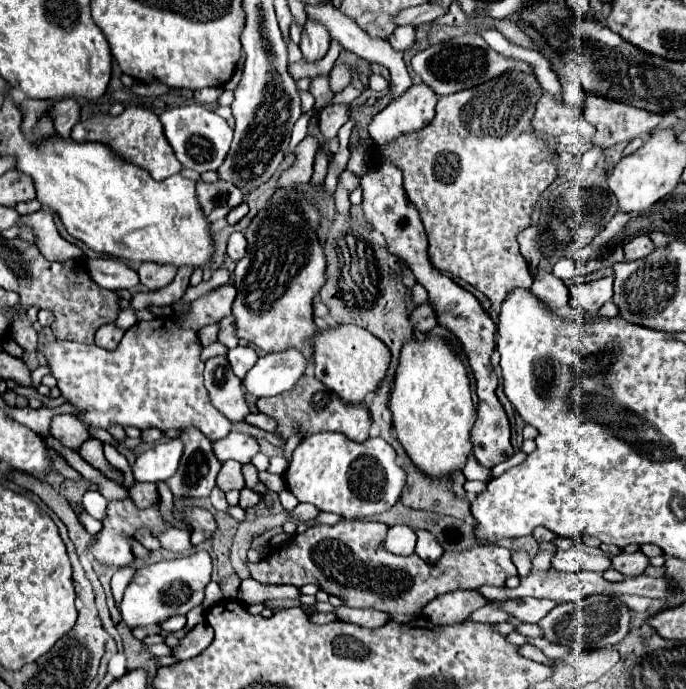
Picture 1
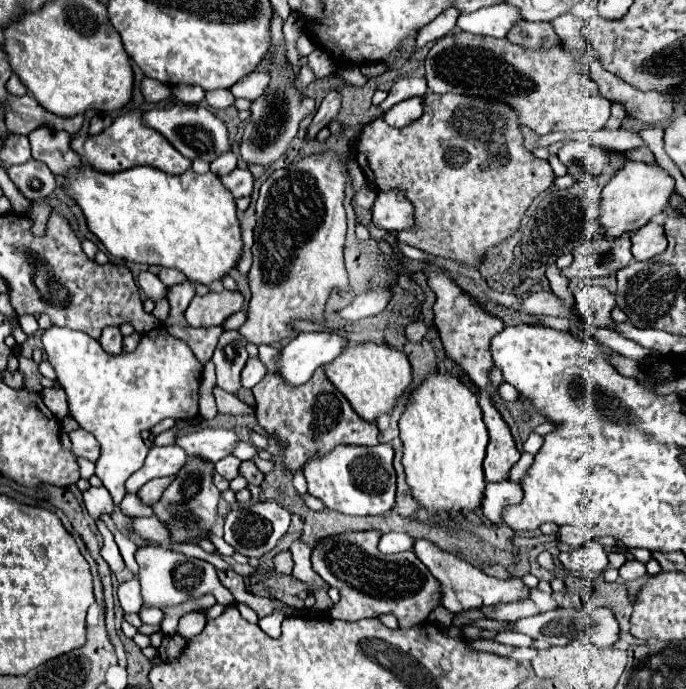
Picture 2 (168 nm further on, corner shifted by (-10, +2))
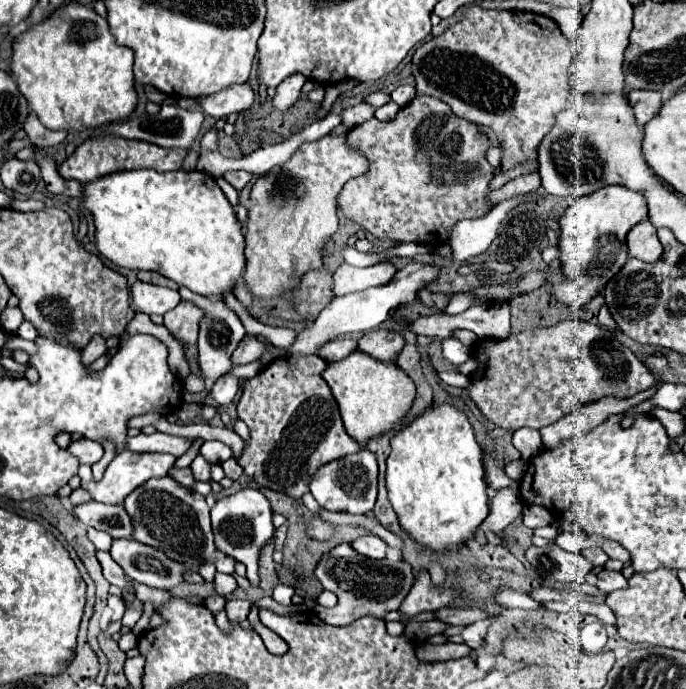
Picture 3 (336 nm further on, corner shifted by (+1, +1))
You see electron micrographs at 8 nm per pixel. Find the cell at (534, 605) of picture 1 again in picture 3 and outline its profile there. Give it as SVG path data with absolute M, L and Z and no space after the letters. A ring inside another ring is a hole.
M444 607L436 611L436 617L448 625L472 625L476 621L488 619L490 615L484 609L476 609L476 607L466 607L466 609Z

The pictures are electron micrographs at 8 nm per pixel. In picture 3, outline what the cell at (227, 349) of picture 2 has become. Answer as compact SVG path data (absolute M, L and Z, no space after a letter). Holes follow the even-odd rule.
M180 287L180 297L184 301L190 301L194 305L198 305L200 309L204 309L204 319L200 321L200 337L198 337L198 349L200 349L200 355L198 355L198 365L200 365L200 371L204 373L205 390L202 393L188 393L183 394L183 400L186 403L202 403L204 397L212 389L212 385L216 383L216 379L220 379L222 375L226 375L228 371L232 371L232 353L236 349L236 345L240 343L240 339L246 335L238 315L234 311L230 311L224 301L210 301L208 297L202 297L202 295L196 295L192 293L190 289L186 287Z

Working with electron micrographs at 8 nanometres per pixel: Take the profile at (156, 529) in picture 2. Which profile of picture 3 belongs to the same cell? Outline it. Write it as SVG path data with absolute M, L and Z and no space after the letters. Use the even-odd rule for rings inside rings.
M88 501L74 507L72 511L84 525L106 531L110 533L112 539L132 537L132 519L128 517L122 505L104 505L104 503Z

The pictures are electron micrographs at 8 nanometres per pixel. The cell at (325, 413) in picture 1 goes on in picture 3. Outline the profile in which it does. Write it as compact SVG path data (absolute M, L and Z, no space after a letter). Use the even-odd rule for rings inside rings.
M286 355L272 363L248 379L238 401L238 417L250 429L250 443L238 463L262 487L300 499L322 463L356 453L362 445L346 433L330 387L320 375L326 367L324 359L316 355L302 359Z

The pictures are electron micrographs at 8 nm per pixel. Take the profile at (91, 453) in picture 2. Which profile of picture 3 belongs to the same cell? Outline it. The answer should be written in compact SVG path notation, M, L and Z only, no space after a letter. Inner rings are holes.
M76 439L70 443L68 451L80 461L80 463L86 463L86 465L94 465L96 461L100 461L100 457L104 455L104 449L102 445L98 445L96 441L90 441L90 439Z

